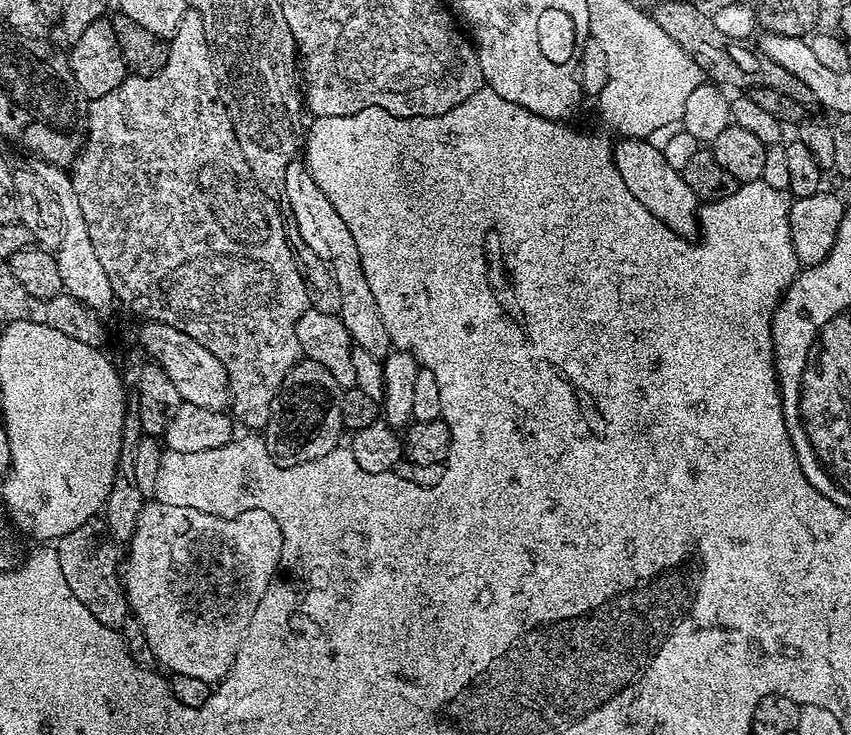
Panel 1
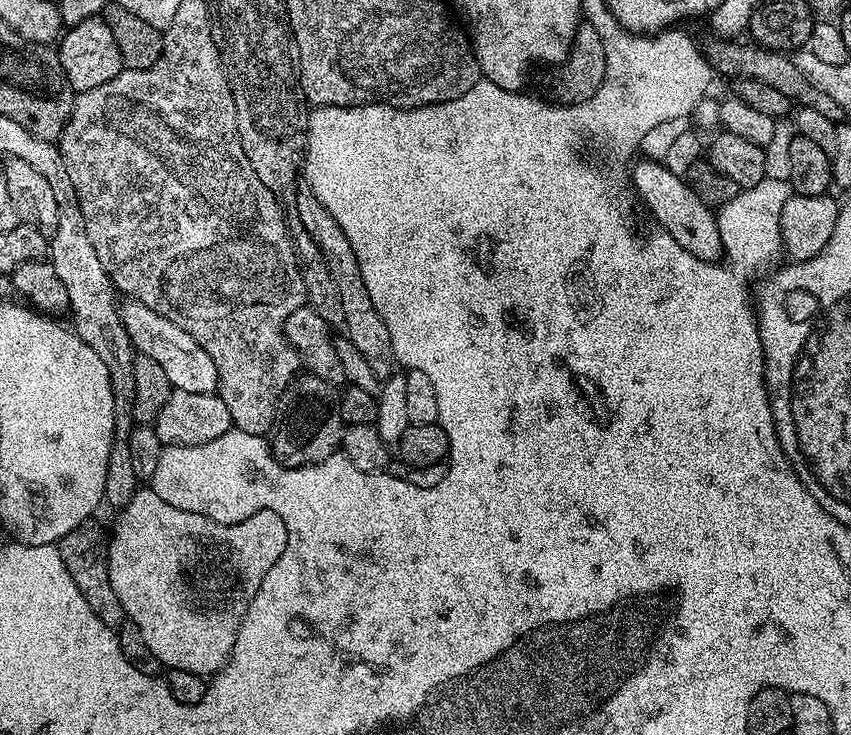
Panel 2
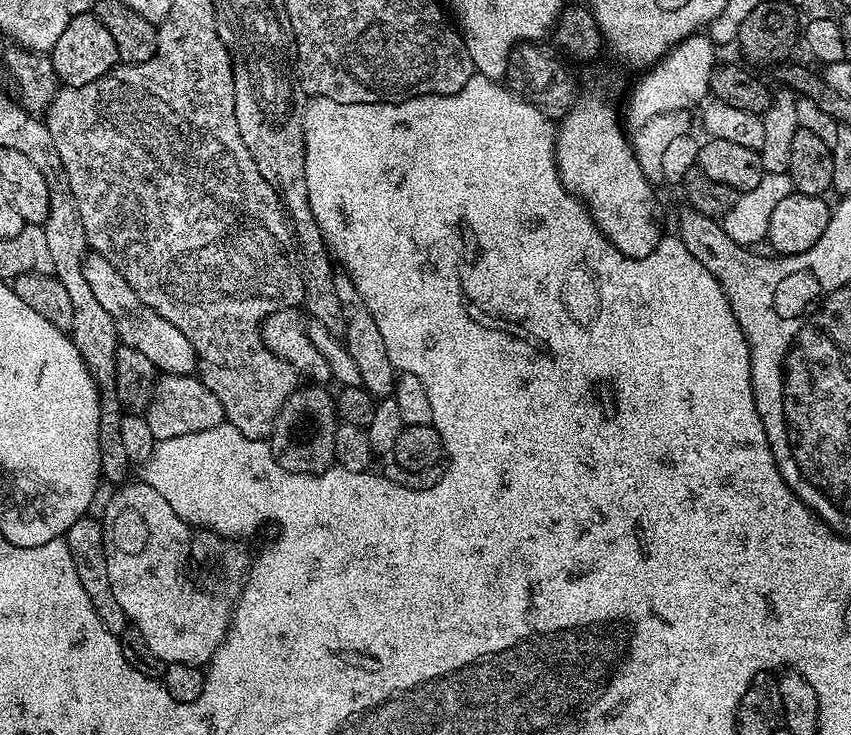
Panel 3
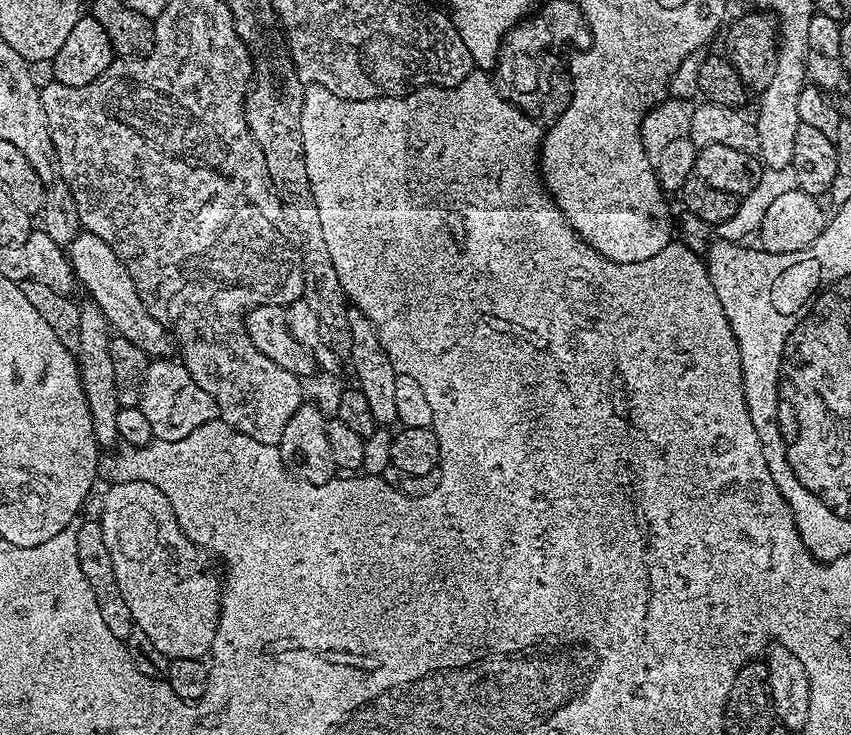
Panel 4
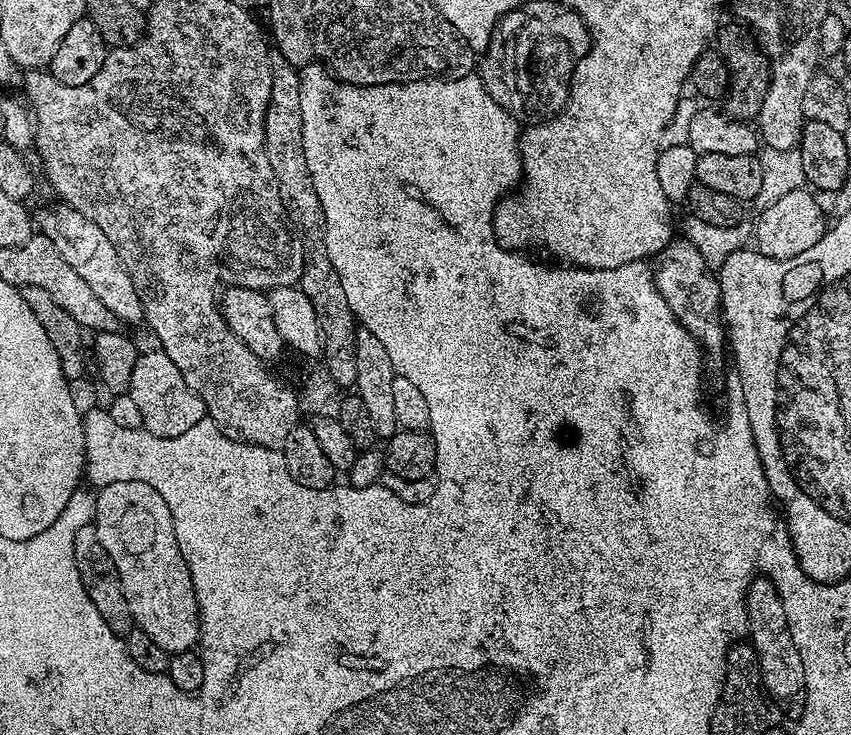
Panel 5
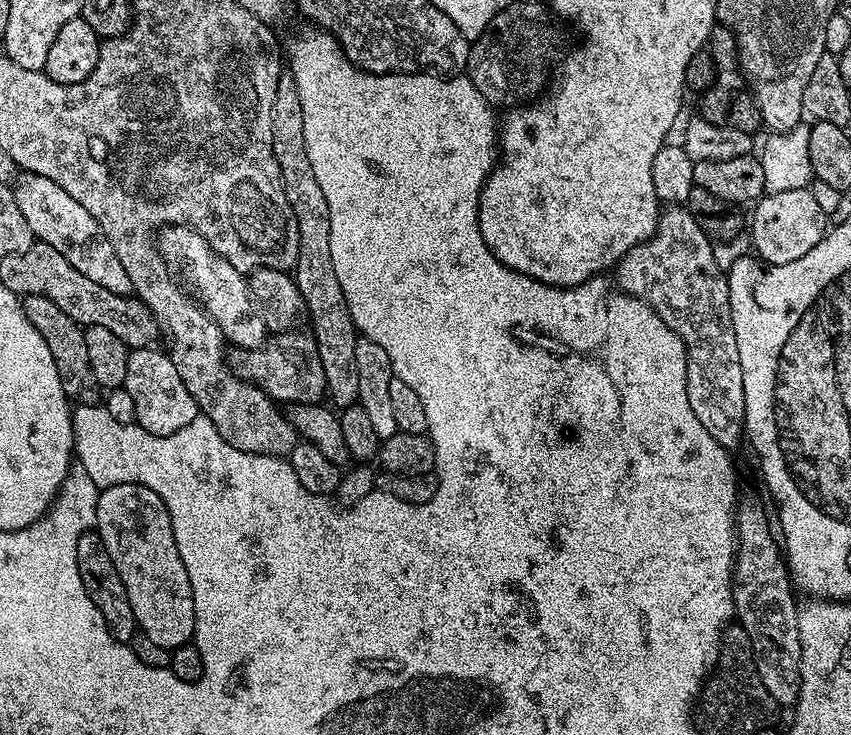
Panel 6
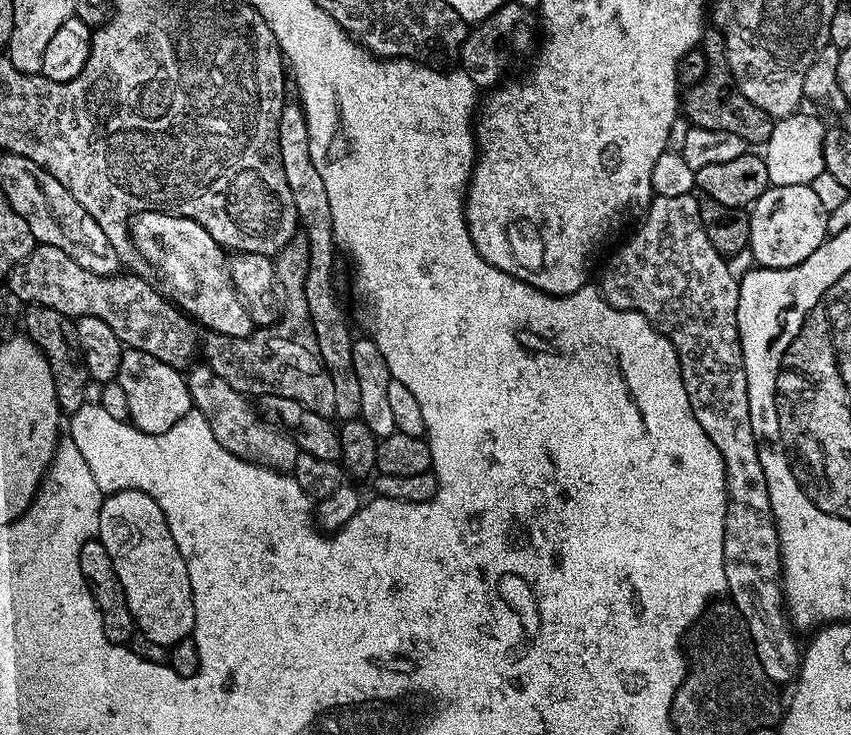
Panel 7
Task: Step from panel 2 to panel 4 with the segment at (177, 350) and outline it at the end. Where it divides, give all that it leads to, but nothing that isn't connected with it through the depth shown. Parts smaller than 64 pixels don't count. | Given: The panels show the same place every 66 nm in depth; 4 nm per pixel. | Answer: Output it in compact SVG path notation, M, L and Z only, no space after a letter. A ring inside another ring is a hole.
M81 230L72 239L72 243L67 245L66 251L68 260L72 264L72 273L76 276L79 287L85 288L92 295L89 296L91 303L98 305L103 310L111 331L115 335L126 338L126 342L134 342L134 346L138 346L138 350L142 350L150 358L164 358L171 353L168 351L173 351L172 337L152 317L150 310L146 310L142 298L138 298L134 278L130 278L118 254L114 254L114 250L110 250L110 246L102 242L102 238L98 238L93 232Z

